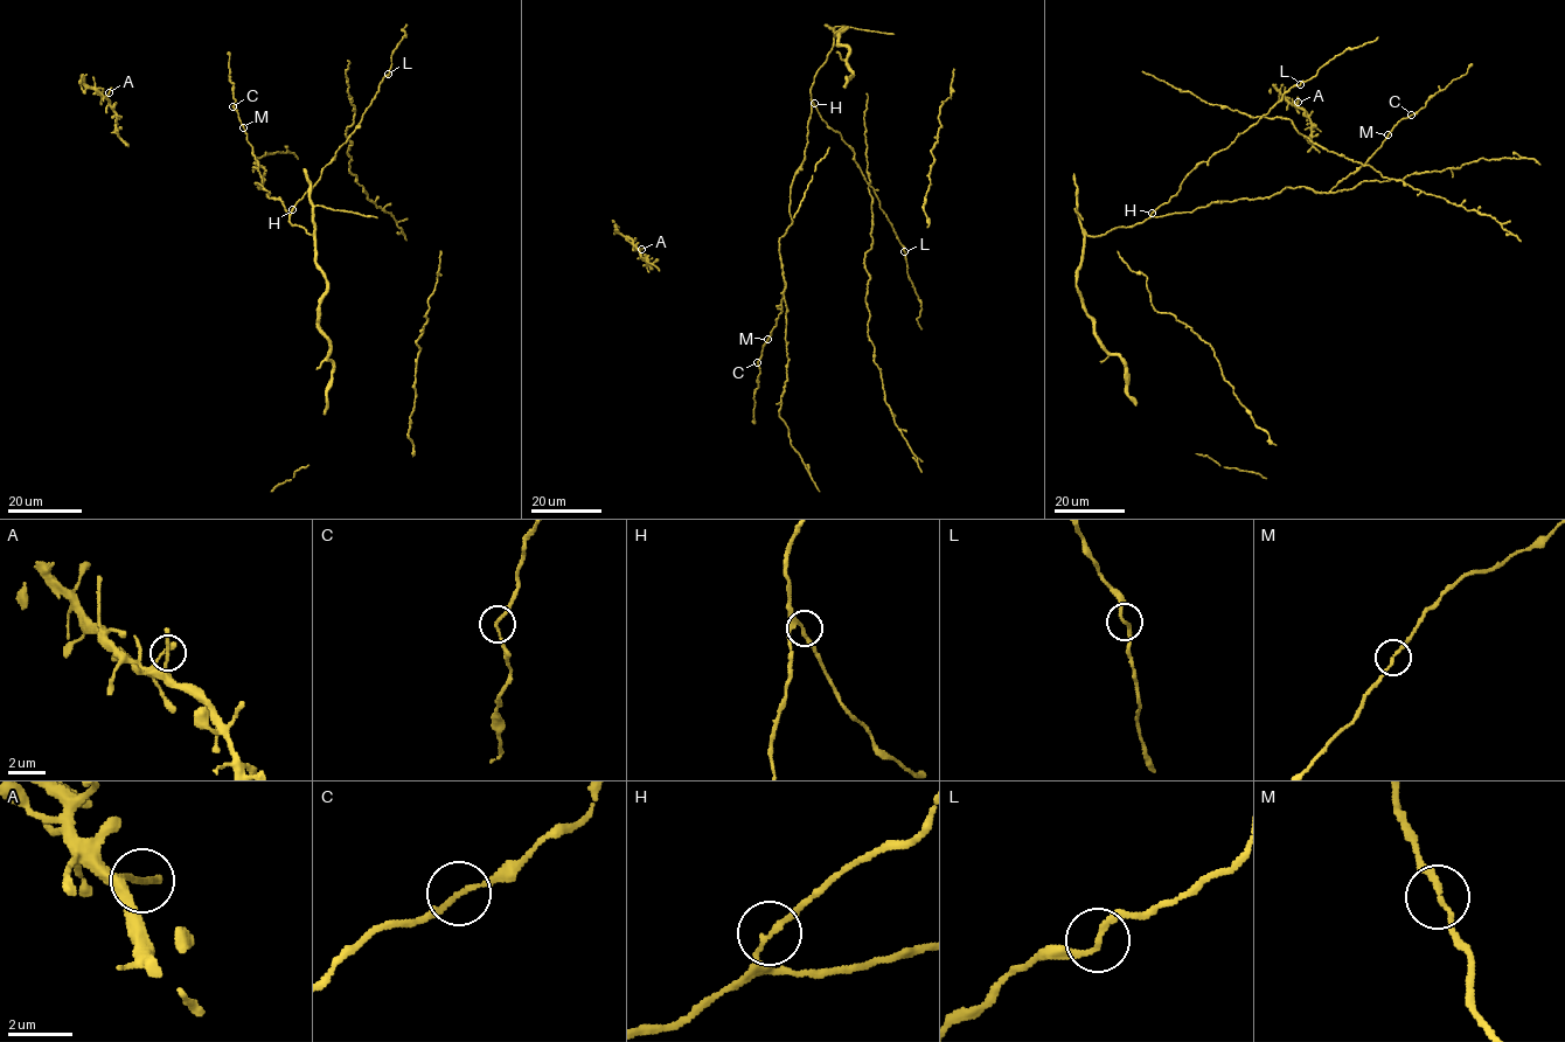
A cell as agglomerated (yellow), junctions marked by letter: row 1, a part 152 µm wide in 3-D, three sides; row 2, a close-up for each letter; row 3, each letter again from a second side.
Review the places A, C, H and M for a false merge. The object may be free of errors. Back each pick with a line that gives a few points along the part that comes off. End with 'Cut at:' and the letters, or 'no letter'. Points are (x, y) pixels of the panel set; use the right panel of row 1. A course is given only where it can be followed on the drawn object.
Cut at: no letter

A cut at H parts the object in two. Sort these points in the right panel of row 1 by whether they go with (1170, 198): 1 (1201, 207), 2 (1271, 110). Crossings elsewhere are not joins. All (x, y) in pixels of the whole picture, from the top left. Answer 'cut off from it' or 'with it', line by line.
1: cut off from it
2: with it

